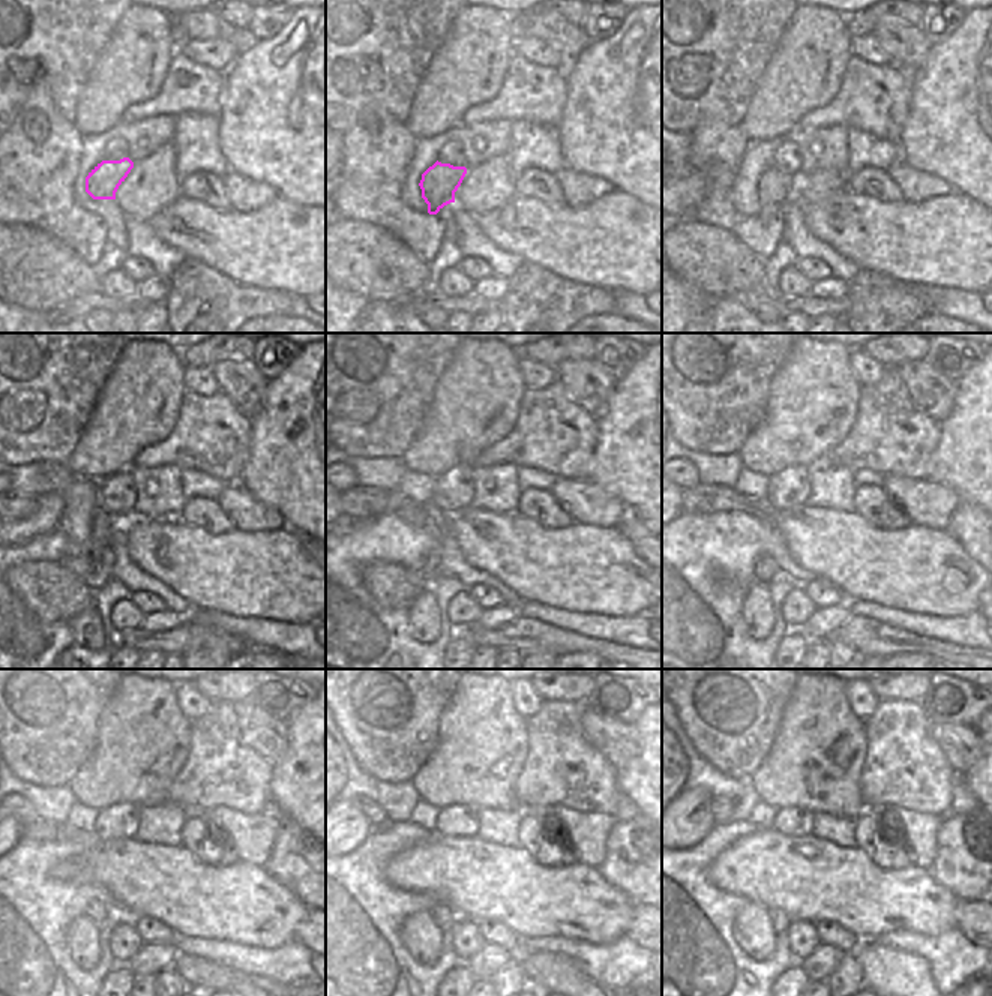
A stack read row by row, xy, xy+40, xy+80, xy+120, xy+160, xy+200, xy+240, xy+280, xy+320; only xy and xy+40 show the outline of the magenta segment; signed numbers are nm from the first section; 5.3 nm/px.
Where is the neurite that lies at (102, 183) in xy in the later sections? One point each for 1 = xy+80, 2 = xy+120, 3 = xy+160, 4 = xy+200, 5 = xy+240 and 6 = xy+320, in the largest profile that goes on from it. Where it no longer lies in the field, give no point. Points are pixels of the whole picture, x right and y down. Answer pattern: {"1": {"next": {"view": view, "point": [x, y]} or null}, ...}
{"1": {"next": {"view": "xy+80", "point": [776, 186]}}, "2": {"next": {"view": "xy+120", "point": [102, 524]}}, "3": {"next": {"view": "xy+160", "point": [431, 567]}}, "4": {"next": {"view": "xy+200", "point": [767, 567]}}, "5": {"next": {"view": "xy+240", "point": [98, 912]}}, "6": {"next": {"view": "xy+320", "point": [779, 920]}}}

